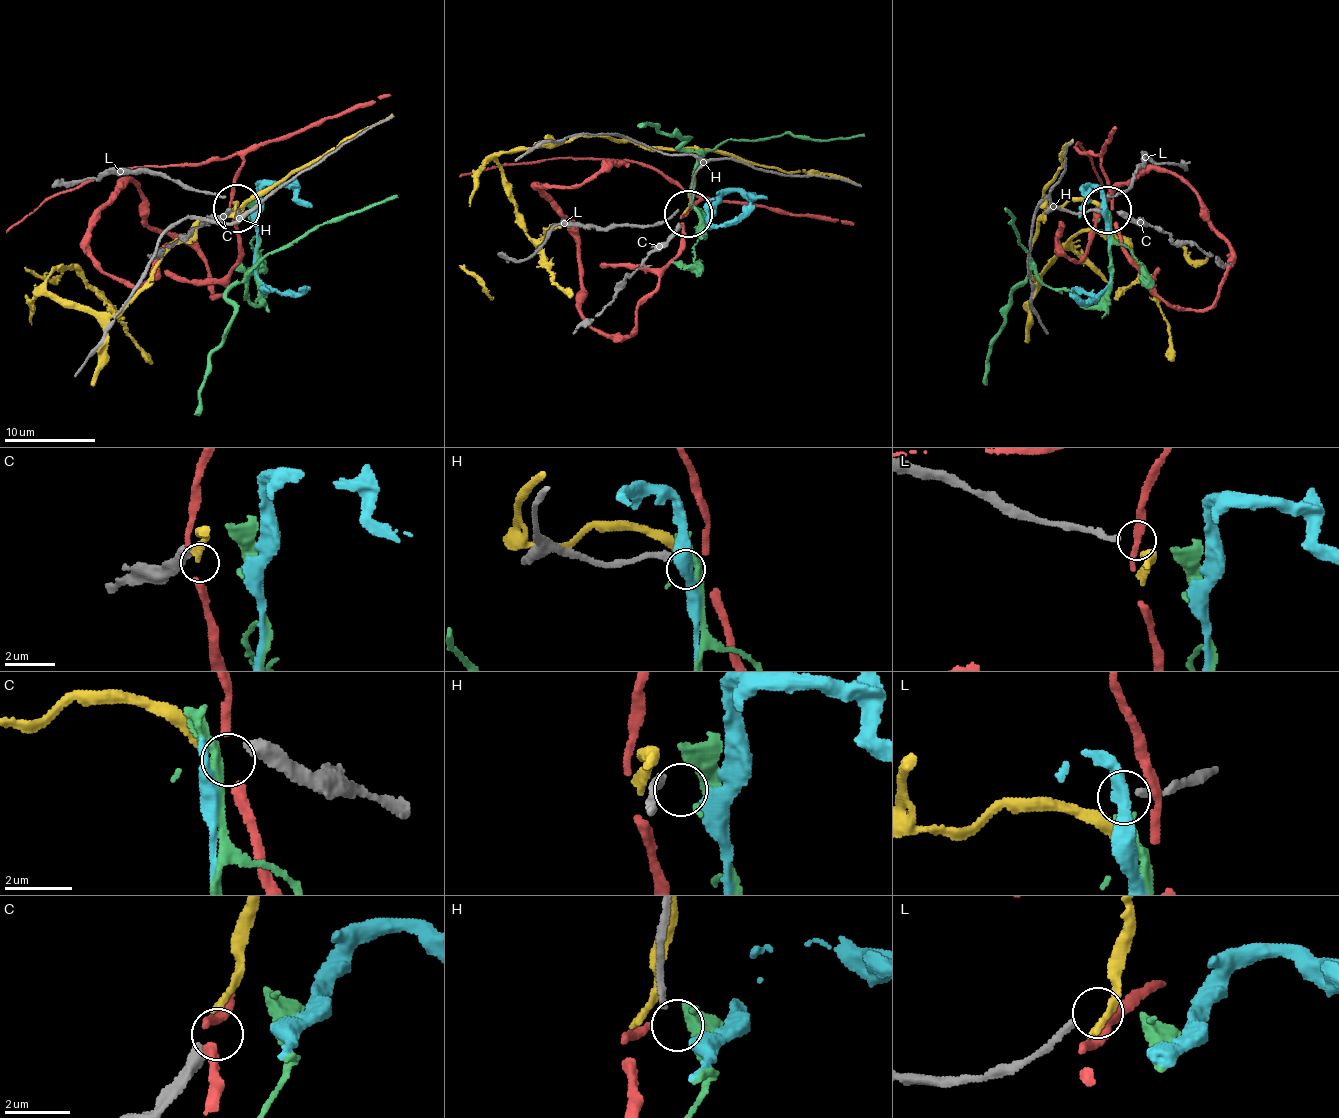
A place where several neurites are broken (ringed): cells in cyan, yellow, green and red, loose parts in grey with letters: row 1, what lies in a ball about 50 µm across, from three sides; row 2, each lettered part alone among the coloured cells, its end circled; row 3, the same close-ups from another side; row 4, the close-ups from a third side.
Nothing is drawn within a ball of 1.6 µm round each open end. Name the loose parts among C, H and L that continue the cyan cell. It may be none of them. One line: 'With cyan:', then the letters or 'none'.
With cyan: H

